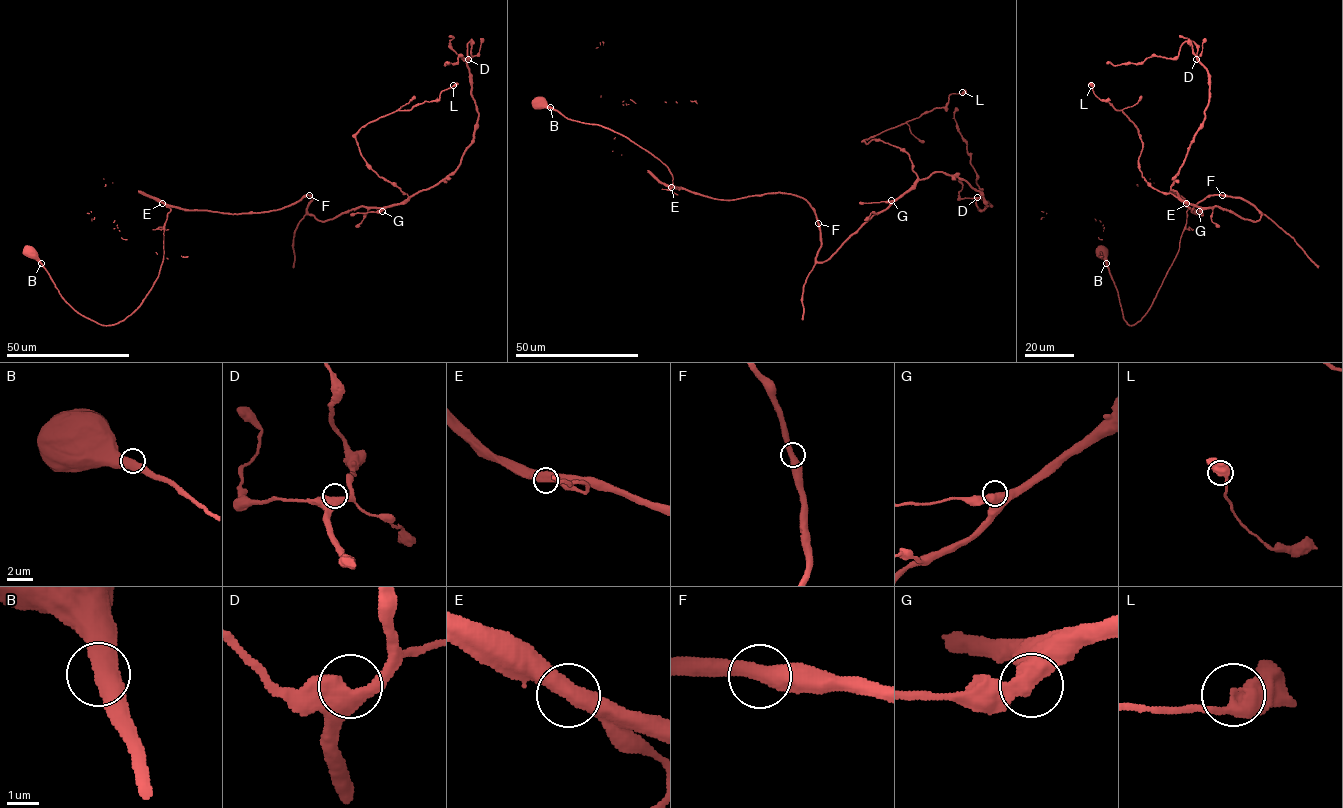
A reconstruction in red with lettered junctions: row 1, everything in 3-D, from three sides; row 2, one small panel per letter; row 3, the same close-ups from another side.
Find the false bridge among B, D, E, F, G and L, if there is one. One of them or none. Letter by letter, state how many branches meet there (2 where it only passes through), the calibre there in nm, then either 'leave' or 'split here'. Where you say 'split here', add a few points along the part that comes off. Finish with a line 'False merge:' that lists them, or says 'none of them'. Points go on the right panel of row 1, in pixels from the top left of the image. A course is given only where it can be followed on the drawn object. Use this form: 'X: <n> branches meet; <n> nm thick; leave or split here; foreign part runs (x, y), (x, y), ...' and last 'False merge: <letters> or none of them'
B: 2 branches meet; 550 nm thick; leave
D: 2 branches meet; 550 nm thick; leave
E: 2 branches meet; 500 nm thick; leave
F: 2 branches meet; 480 nm thick; leave
G: 2 branches meet; 550 nm thick; leave
L: 2 branches meet; 480 nm thick; leave
False merge: none of them

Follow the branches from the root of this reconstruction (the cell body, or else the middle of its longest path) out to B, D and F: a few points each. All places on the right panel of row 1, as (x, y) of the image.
B: (1101, 250), (1106, 263)
D: (1101, 250), (1133, 325), (1187, 206), (1240, 197), (1261, 217), (1171, 188), (1209, 101), (1196, 59)
F: (1101, 250), (1124, 319), (1133, 325), (1178, 251), (1187, 206), (1197, 213), (1192, 210), (1201, 200), (1222, 195)

